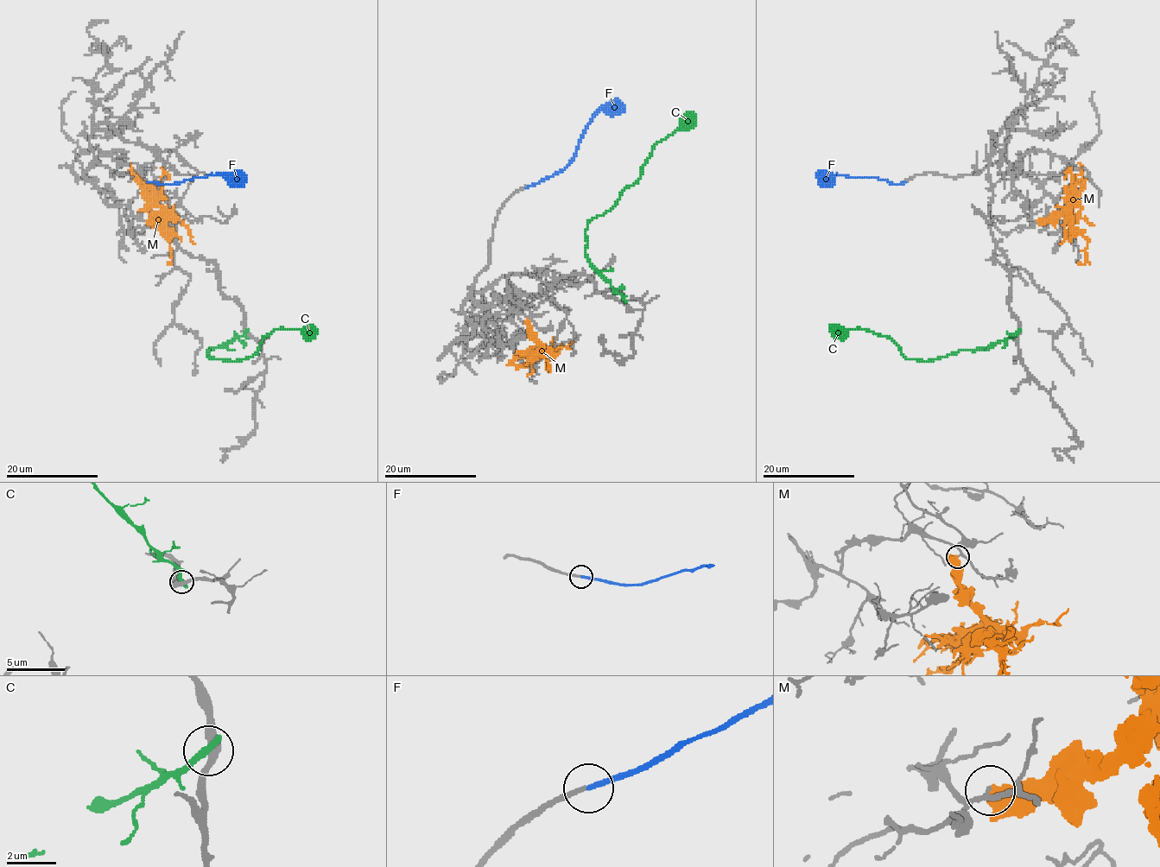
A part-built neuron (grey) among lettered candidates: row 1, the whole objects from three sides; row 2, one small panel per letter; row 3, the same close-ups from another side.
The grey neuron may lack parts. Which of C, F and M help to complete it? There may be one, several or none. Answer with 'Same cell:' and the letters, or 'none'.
Same cell: F

